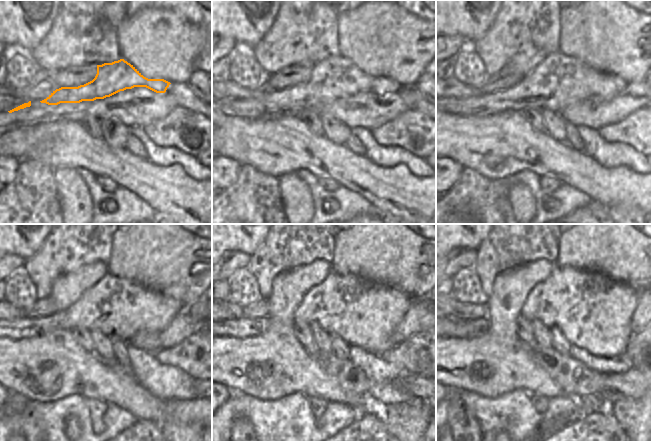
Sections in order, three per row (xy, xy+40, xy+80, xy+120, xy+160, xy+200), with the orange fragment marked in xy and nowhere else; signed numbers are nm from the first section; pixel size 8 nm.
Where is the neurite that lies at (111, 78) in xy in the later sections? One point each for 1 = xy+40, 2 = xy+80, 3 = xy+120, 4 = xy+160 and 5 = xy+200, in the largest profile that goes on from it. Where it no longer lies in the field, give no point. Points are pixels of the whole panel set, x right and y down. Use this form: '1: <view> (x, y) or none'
1: xy+40 (333, 78)
2: xy+80 (558, 81)
3: xy+120 (117, 307)
4: xy+160 (364, 314)
5: xy+200 (592, 311)

